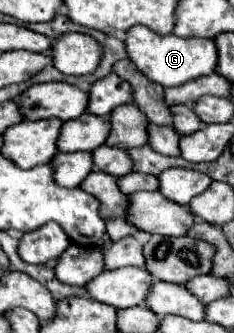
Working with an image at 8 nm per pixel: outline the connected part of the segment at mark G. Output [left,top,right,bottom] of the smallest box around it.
[125,26,217,88]

